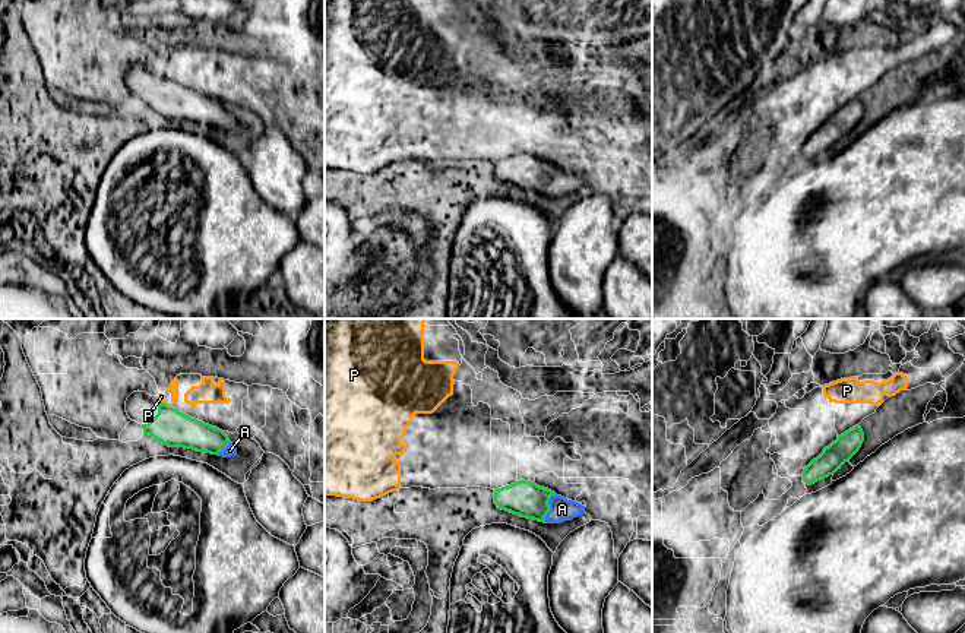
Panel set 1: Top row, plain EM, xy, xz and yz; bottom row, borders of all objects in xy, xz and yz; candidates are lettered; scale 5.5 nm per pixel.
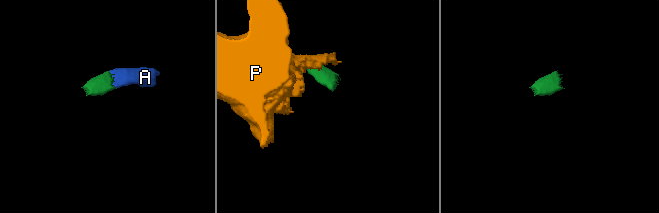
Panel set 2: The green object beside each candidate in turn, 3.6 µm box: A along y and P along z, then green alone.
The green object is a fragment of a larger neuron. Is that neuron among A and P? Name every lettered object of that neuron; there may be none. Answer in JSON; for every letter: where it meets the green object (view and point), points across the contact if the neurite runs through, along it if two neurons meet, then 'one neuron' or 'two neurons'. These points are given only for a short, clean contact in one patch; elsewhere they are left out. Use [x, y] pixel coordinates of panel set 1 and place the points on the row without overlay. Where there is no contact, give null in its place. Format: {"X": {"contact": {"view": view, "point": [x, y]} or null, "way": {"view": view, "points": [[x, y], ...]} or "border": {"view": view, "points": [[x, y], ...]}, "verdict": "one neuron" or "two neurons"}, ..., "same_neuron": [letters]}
{"A": {"contact": {"view": "xz", "point": [549, 180]}, "way": {"view": "xz", "points": [[525, 171], [549, 180], [562, 182]]}, "verdict": "one neuron"}, "P": {"contact": {"view": "xy", "point": [164, 76]}, "border": {"view": "xy", "points": [[160, 72], [168, 79]]}, "verdict": "two neurons"}, "same_neuron": ["A"]}

